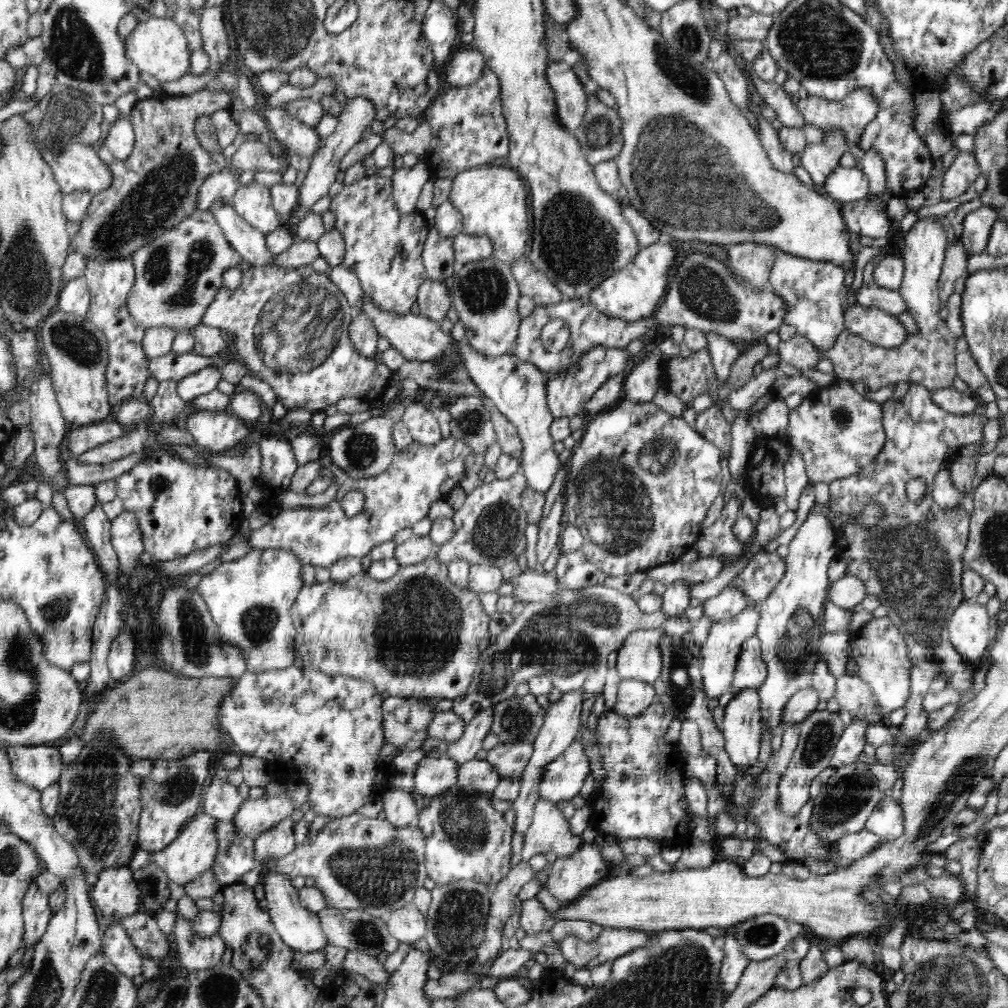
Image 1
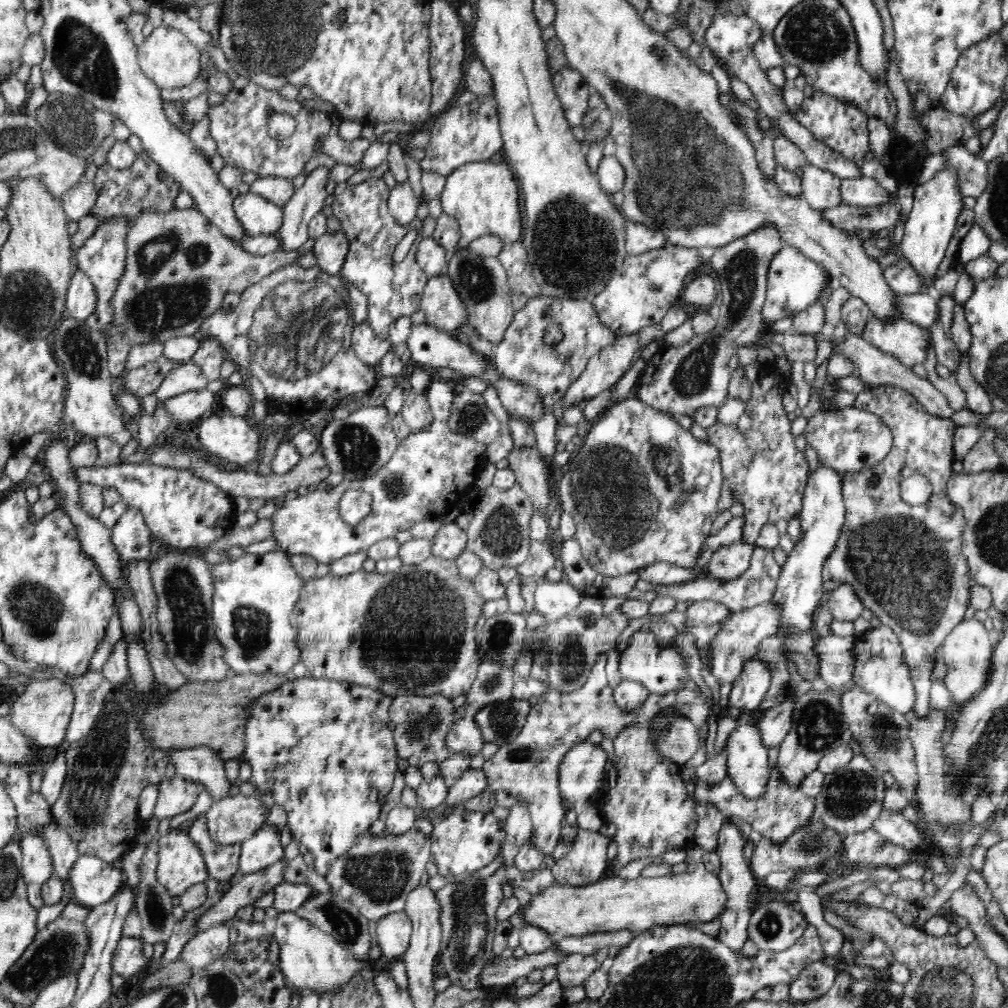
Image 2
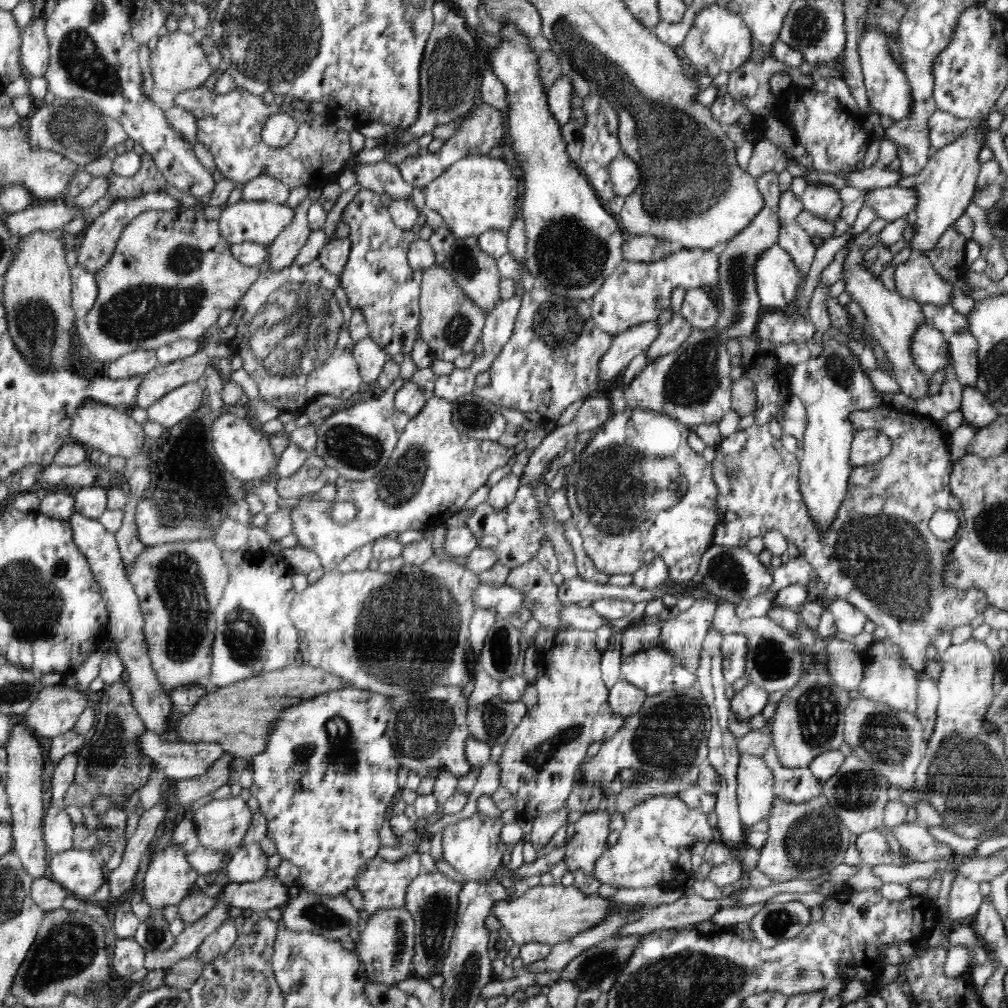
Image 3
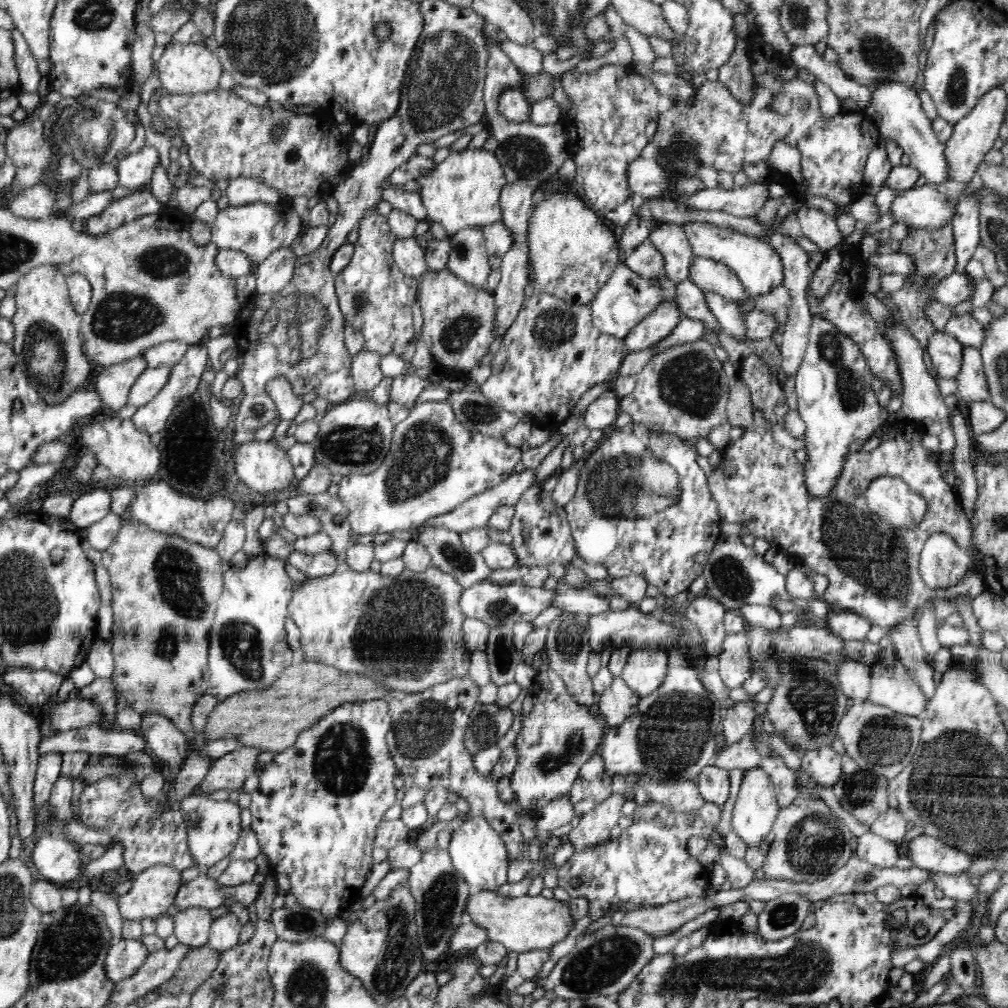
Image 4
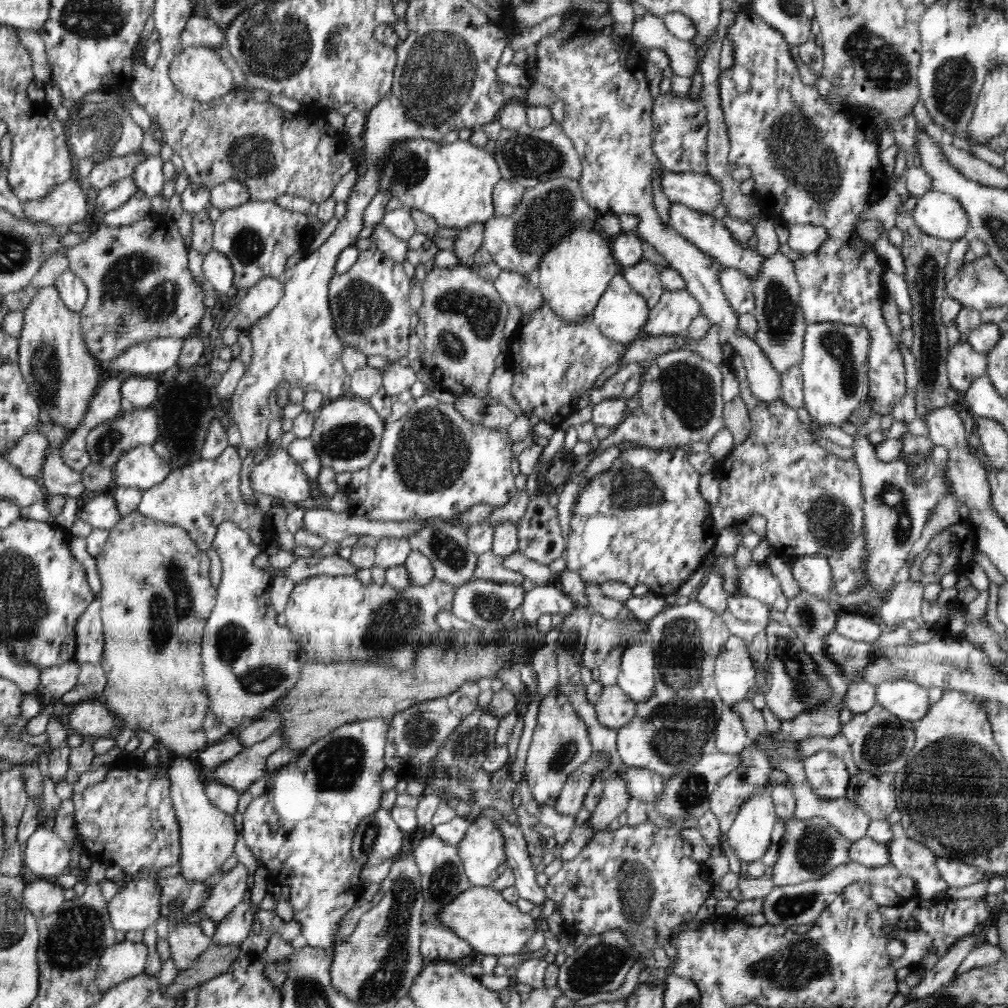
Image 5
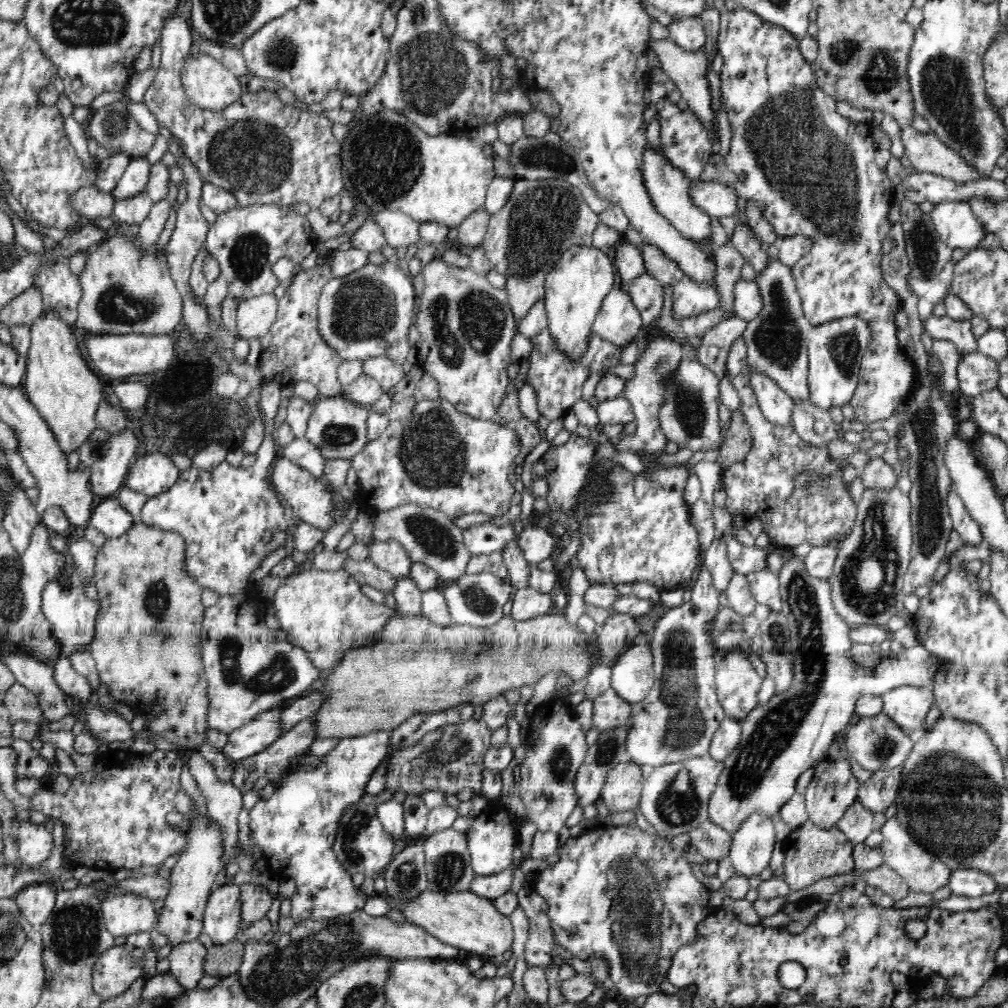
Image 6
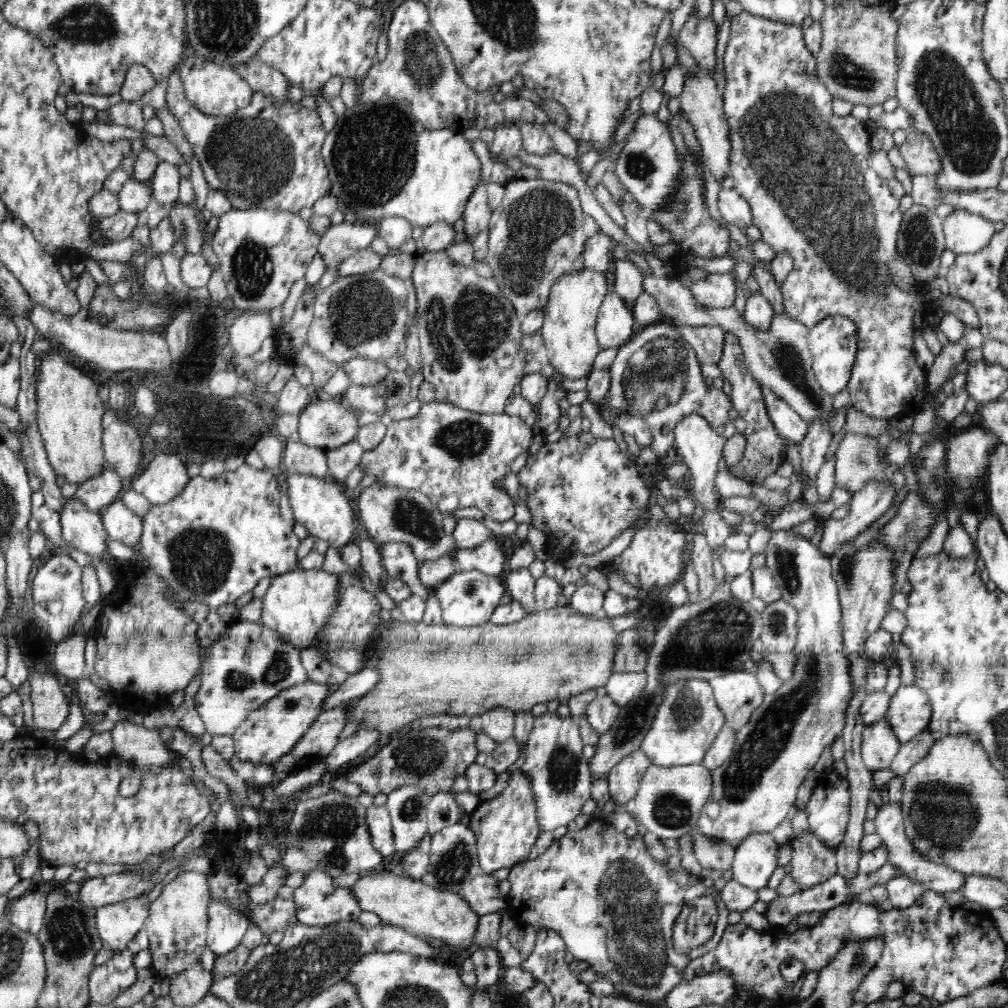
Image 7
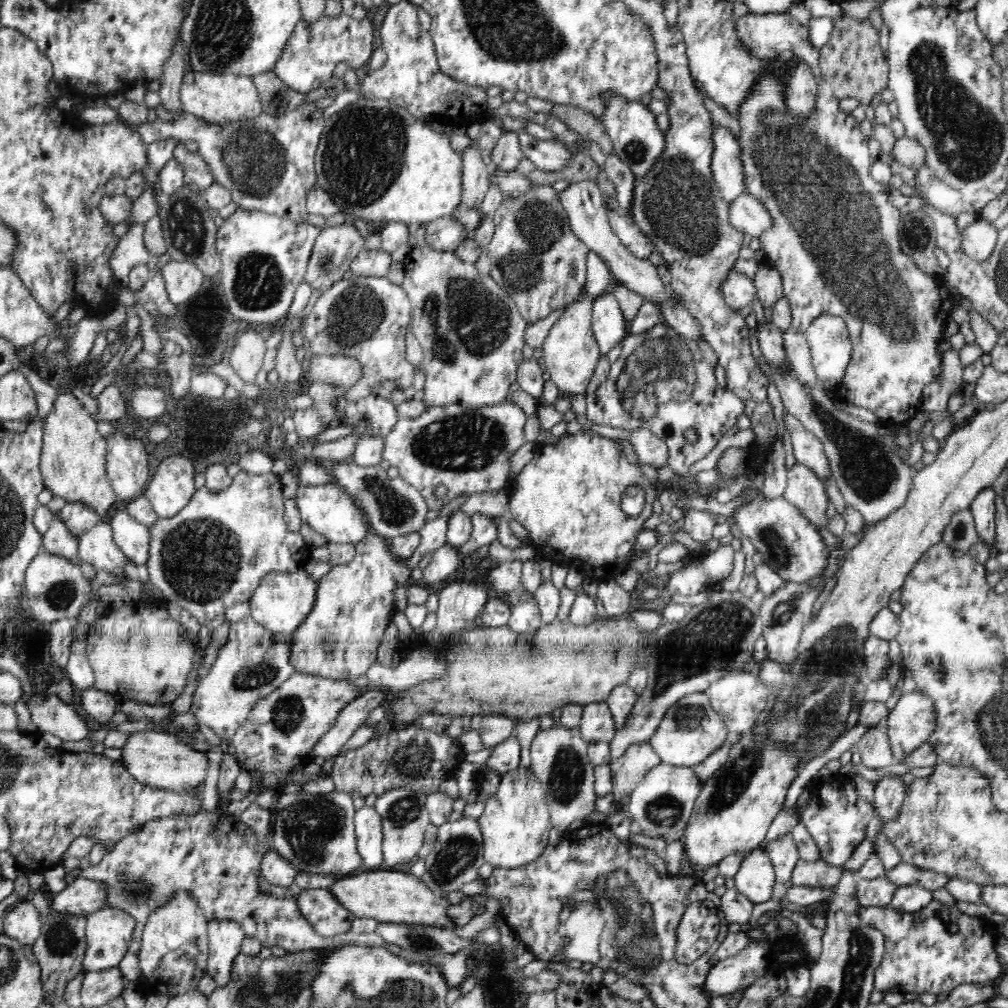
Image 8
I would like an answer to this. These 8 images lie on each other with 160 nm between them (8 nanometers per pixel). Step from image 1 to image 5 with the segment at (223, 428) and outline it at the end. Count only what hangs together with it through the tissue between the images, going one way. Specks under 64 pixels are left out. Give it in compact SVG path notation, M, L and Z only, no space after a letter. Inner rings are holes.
M276 445L269 456L250 472L253 488L258 492L297 505L310 498L310 479L290 457Z

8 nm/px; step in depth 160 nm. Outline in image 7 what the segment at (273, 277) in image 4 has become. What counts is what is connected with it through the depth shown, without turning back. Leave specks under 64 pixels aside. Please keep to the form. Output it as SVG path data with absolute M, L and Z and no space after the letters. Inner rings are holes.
M252 310L241 312L241 316L234 320L229 328L229 345L231 346L231 354L238 357L251 358L258 352L267 338L272 336L272 321L270 311L263 310L262 313L254 313Z

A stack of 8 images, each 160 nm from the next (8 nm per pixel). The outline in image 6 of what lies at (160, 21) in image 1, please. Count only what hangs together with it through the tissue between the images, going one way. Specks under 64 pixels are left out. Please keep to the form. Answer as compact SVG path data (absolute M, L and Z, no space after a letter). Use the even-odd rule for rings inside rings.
M193 47L192 51L186 56L184 66L180 72L182 86L188 100L196 107L205 110L224 110L234 105L242 96L242 86L240 85L239 76L224 66L219 60L209 52Z

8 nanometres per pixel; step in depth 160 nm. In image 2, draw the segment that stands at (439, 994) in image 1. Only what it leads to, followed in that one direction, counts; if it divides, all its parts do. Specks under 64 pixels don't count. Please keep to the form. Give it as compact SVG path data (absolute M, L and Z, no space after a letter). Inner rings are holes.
M550 947L540 954L527 954L522 957L509 957L499 962L492 962L482 968L480 974L481 987L502 986L512 984L520 976L527 977L534 970L544 970L548 966L560 964L568 954L566 951Z

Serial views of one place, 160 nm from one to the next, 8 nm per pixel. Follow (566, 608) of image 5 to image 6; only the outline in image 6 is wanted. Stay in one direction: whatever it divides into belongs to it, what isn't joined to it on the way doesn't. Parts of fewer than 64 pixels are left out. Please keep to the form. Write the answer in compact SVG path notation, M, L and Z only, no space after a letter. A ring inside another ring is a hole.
M528 586L518 589L513 594L510 617L514 620L524 621L554 609L554 593L540 592Z

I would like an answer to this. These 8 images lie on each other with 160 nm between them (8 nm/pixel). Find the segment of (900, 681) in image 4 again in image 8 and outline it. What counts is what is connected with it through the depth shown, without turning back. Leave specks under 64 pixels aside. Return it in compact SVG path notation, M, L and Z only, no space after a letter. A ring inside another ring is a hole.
M920 690L904 693L889 712L885 725L896 762L905 760L936 728L934 701Z

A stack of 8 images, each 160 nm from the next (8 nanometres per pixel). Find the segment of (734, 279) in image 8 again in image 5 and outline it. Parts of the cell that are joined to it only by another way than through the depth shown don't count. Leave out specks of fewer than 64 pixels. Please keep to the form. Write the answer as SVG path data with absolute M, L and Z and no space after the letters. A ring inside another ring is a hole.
M687 288L665 289L658 302L659 304L649 310L648 321L640 334L642 338L678 335L701 316L700 304Z

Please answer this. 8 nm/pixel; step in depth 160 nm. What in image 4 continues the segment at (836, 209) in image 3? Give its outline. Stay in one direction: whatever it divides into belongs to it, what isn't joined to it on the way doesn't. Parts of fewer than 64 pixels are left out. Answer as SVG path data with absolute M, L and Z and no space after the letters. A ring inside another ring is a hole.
M806 205L800 207L796 215L800 221L803 236L817 244L819 250L826 252L834 246L840 246L844 241L844 237L838 231L836 219L832 215Z

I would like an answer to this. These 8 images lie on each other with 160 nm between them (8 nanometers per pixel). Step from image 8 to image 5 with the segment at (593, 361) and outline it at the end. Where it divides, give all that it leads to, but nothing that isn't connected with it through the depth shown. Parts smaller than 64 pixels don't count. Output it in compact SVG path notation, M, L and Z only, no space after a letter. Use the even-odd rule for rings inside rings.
M576 226L558 244L550 246L538 264L539 289L552 311L564 319L566 325L582 323L592 316L600 296L619 272L617 260L611 251L610 239L591 226Z

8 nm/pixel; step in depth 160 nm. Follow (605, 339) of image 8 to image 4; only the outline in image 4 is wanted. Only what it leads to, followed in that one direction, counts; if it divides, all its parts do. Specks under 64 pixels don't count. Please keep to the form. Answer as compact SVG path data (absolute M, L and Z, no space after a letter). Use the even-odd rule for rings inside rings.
M619 263L614 272L610 274L608 282L600 288L597 292L594 300L592 300L589 308L591 309L591 318L593 321L593 326L598 331L601 331L603 334L618 338L626 339L626 336L644 319L650 312L654 312L660 304L662 304L662 299L658 295L658 284L659 278L662 276L662 273L656 278L656 280L646 280L641 276L638 276L635 272L632 272L624 263Z

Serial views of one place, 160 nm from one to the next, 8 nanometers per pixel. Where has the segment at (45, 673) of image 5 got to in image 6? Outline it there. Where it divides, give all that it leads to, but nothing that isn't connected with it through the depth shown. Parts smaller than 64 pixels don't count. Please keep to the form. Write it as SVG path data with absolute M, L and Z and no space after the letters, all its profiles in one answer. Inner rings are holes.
M69 657L58 658L54 665L53 677L60 690L72 696L75 702L87 703L88 700L94 701L90 681L72 668Z

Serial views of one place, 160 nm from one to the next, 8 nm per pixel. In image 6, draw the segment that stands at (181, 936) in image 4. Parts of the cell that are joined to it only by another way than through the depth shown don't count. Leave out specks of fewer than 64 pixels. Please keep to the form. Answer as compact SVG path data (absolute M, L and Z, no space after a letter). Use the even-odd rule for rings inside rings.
M199 942L181 943L171 948L167 956L170 971L186 991L196 989L198 980L204 976L204 958L207 949Z

